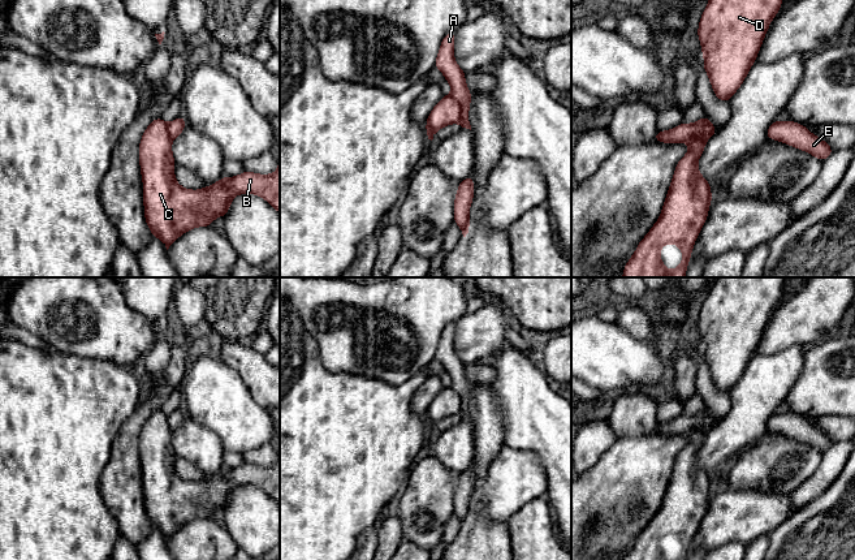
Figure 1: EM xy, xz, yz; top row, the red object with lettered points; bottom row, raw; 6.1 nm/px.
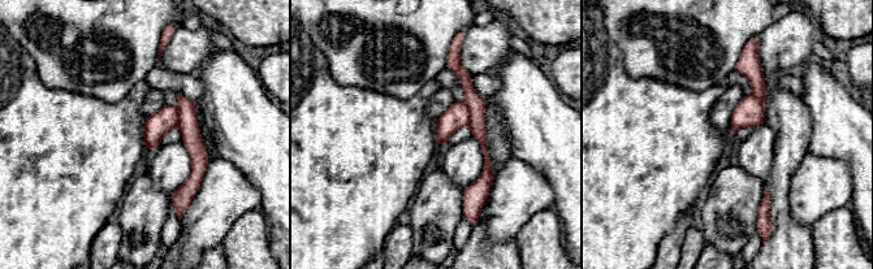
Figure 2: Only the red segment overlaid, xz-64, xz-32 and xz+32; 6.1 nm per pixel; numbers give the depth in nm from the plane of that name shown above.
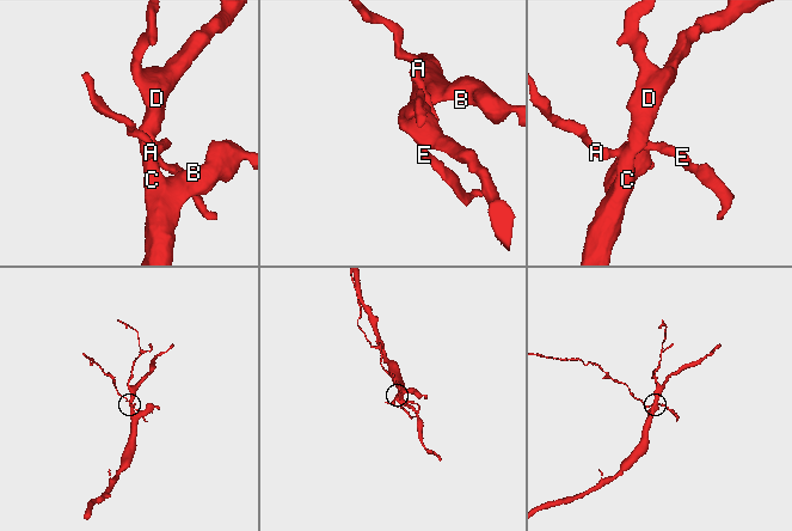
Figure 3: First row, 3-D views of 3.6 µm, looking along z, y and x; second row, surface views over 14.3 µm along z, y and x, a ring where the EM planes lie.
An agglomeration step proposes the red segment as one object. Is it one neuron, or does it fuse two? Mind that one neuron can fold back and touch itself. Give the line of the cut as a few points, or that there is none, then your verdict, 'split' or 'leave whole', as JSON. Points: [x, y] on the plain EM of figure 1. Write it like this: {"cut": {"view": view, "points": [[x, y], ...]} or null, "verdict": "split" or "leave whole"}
{"cut": {"view": "xz", "points": [[452, 386], [461, 397], [460, 413]]}, "verdict": "split"}

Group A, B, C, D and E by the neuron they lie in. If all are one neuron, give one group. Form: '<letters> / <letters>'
A E / B C D

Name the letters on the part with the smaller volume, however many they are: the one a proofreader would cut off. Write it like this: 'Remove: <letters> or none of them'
Remove: A, E

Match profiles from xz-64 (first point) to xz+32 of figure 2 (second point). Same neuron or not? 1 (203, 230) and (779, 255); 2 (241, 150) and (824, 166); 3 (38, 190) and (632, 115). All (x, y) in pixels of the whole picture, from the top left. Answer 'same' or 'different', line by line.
1: different
2: different
3: same

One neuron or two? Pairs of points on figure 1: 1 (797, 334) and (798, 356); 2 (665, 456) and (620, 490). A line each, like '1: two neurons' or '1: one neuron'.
1: two neurons
2: one neuron

